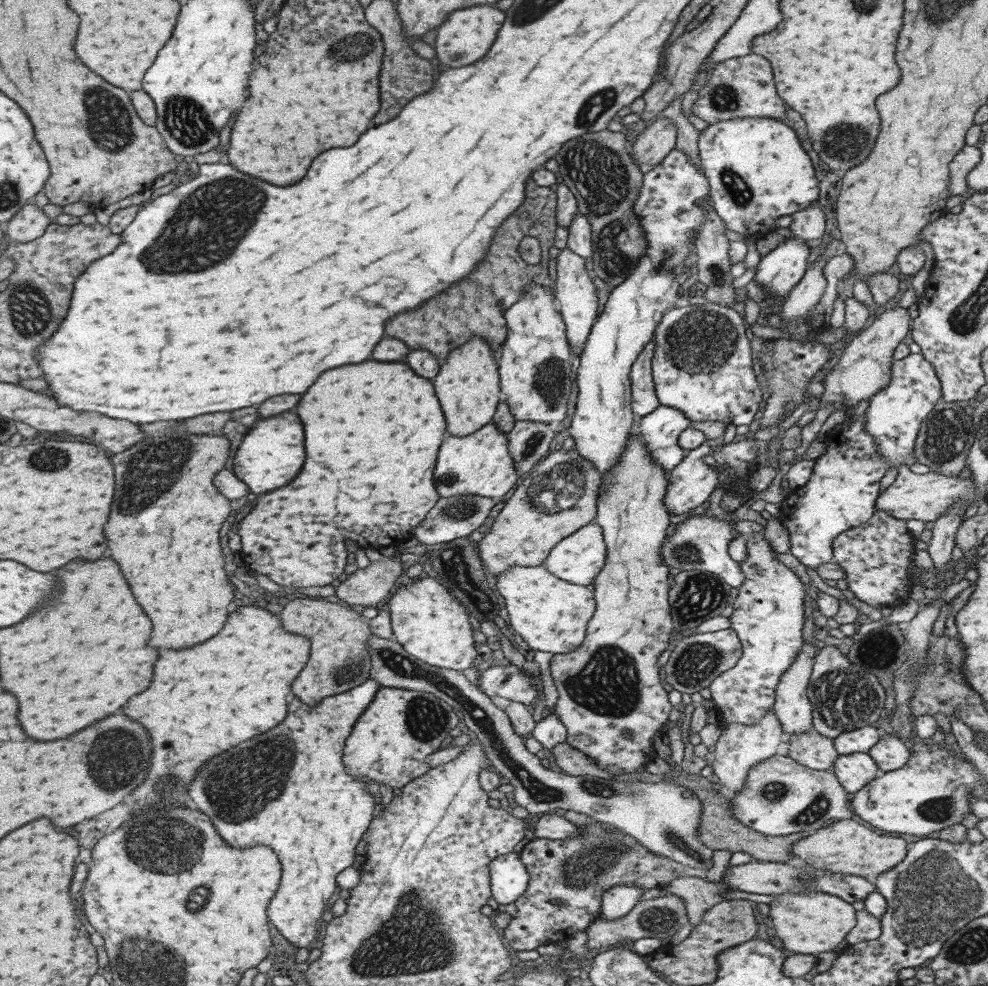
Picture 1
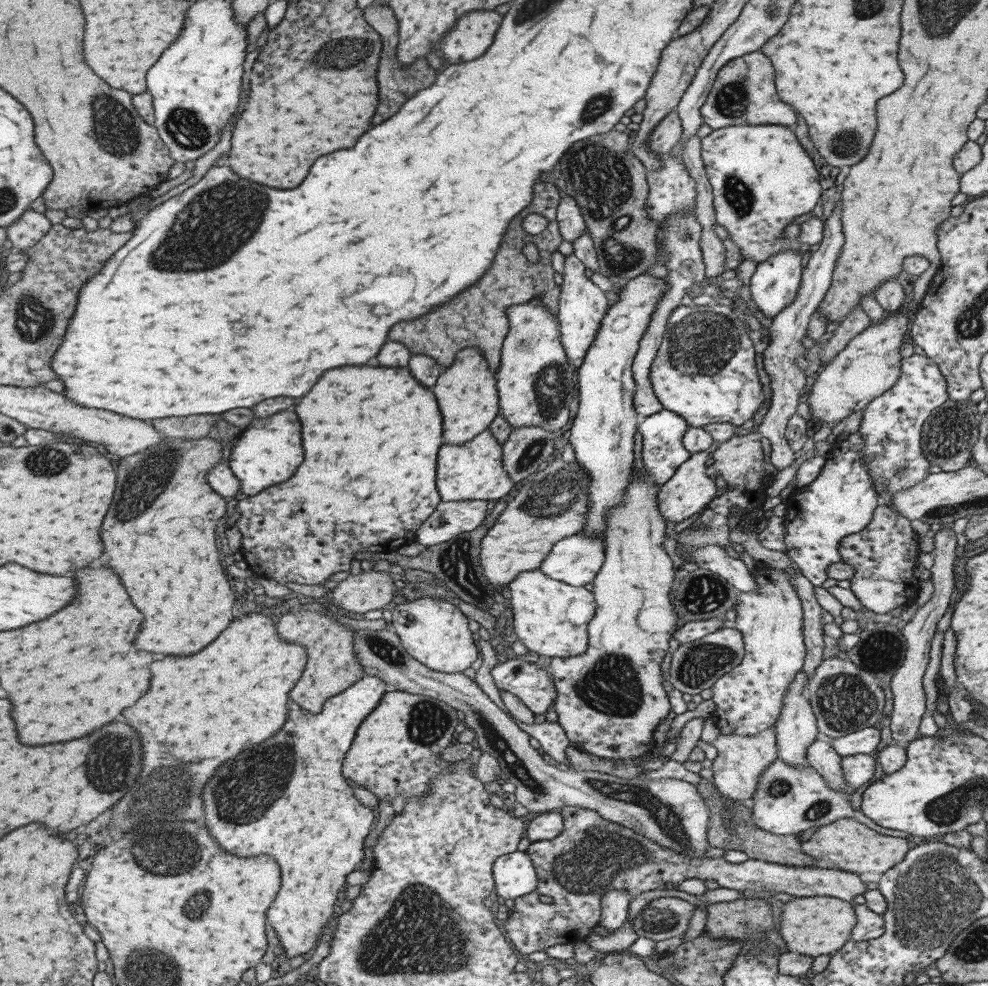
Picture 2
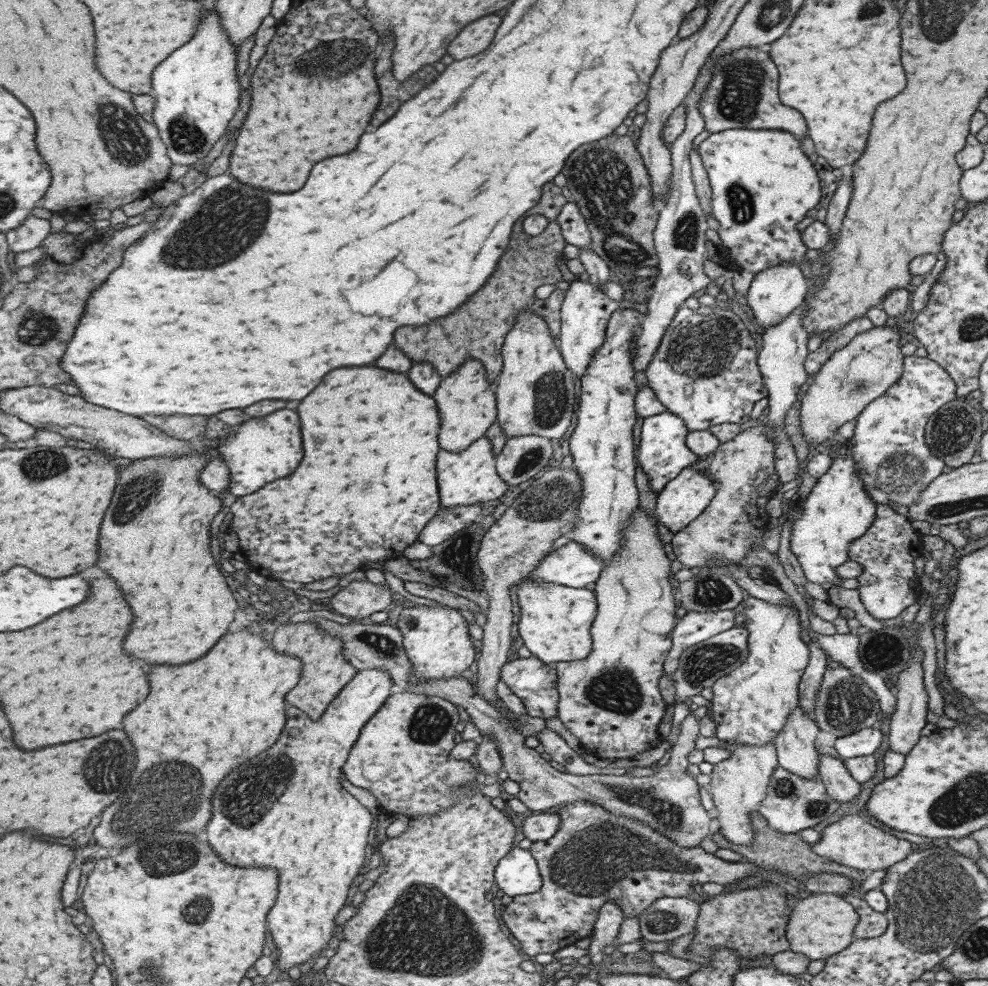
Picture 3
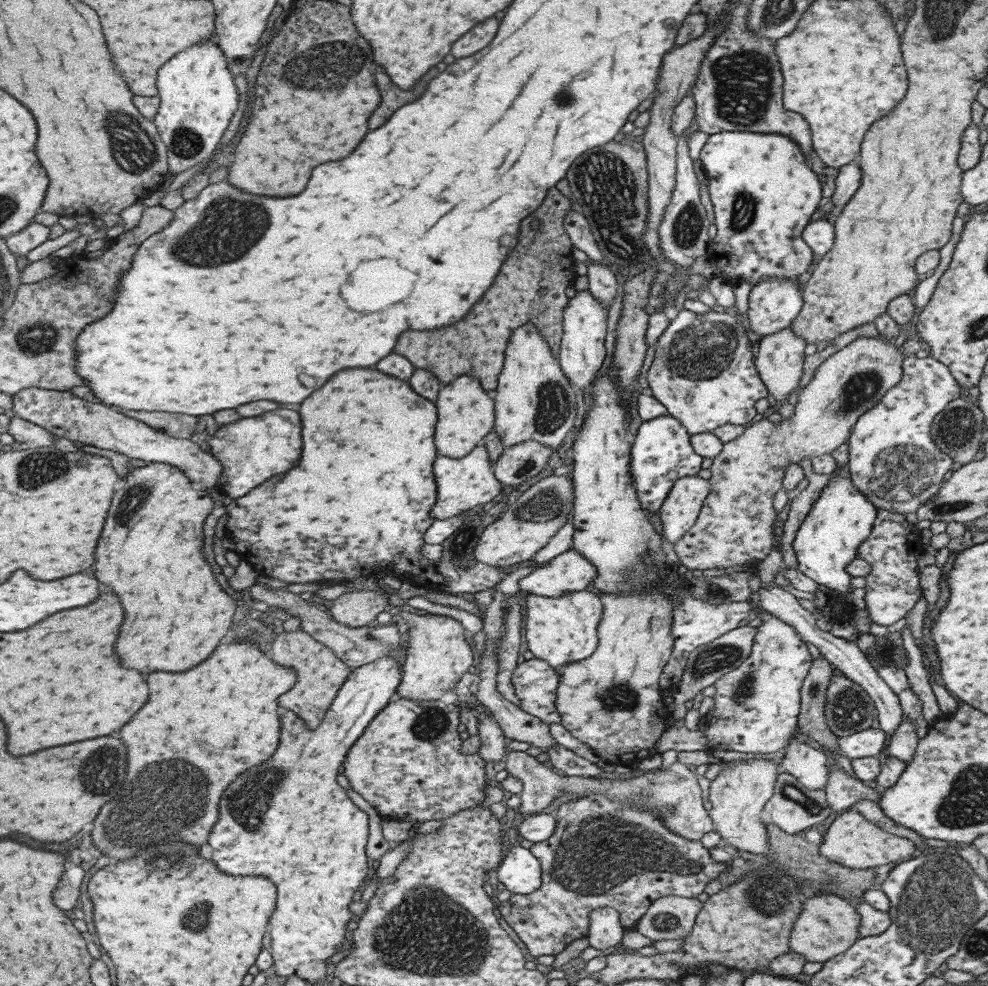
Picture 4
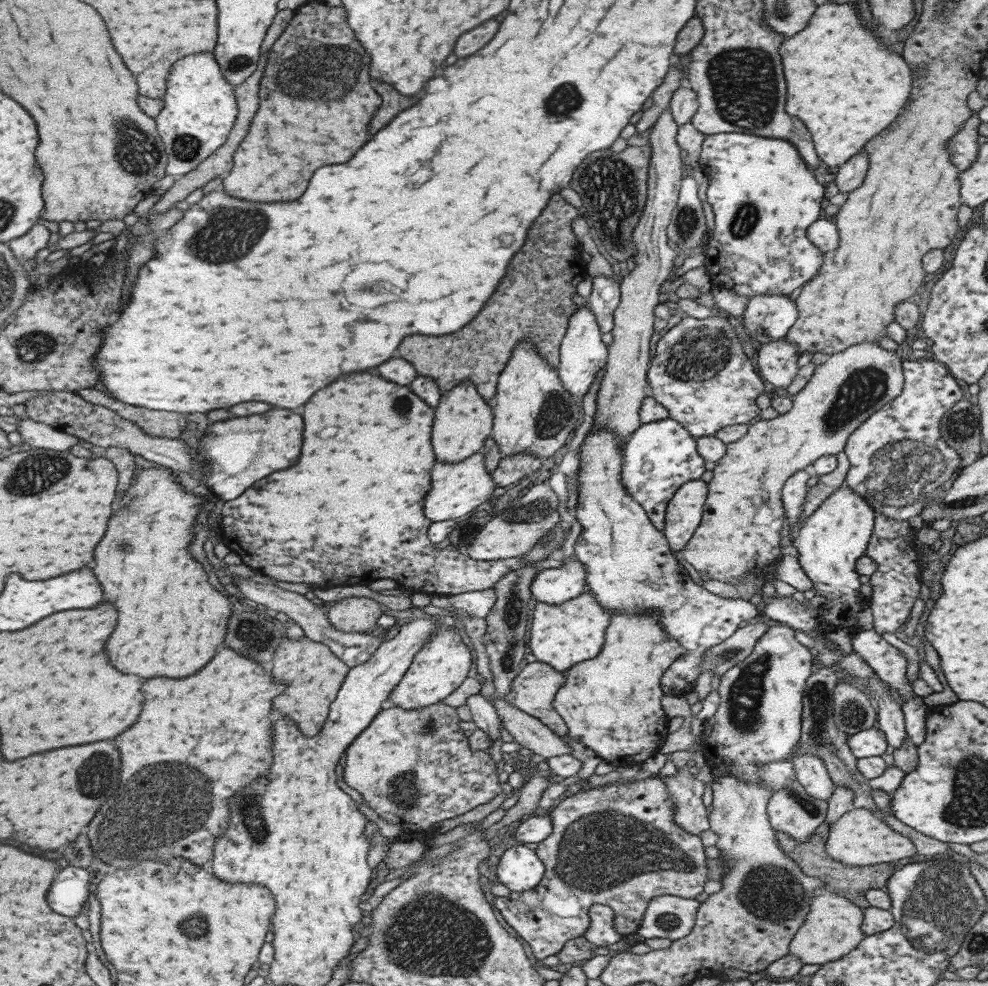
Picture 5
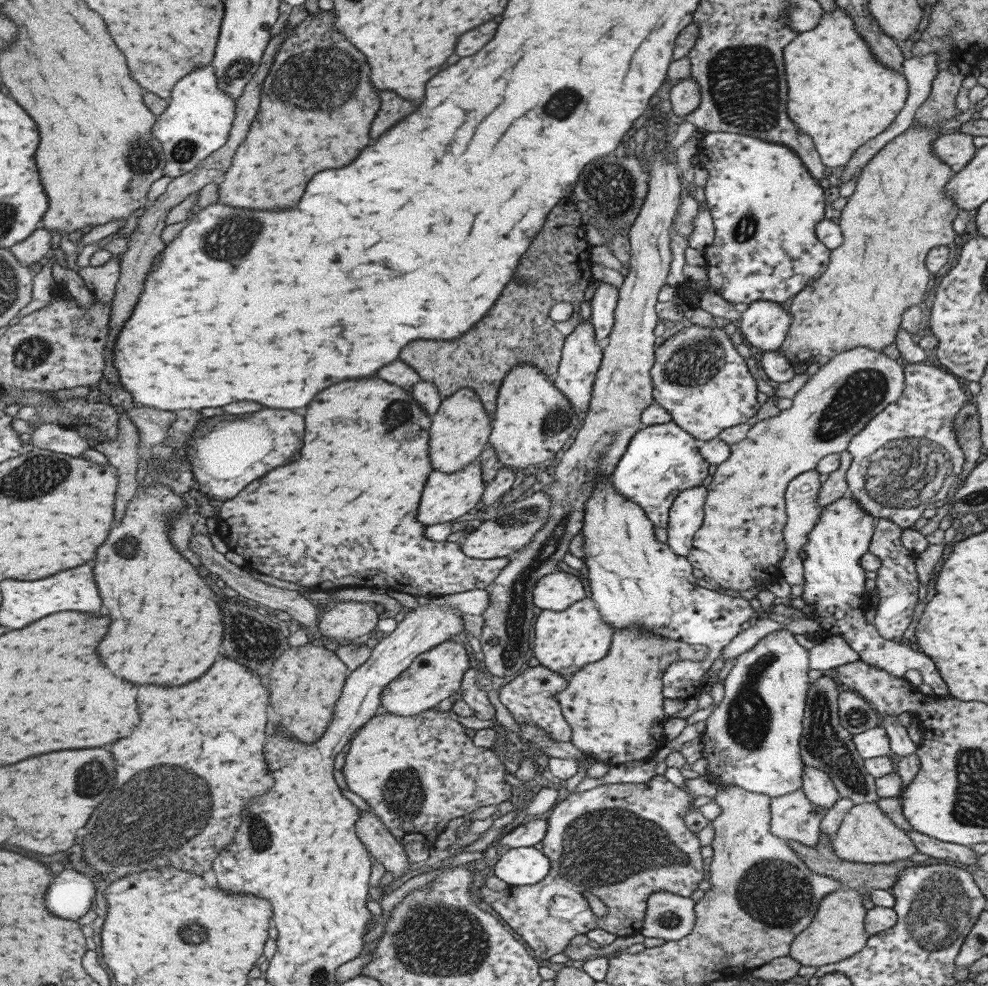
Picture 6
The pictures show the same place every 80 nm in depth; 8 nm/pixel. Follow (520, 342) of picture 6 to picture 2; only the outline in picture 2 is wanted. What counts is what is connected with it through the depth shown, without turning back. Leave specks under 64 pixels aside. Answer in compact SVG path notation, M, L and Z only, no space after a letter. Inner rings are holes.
M551 183L533 184L530 204L511 220L505 234L501 236L501 244L495 252L495 258L479 280L459 292L455 298L451 298L451 302L437 306L429 314L421 315L421 318L415 318L409 322L407 320L397 322L395 326L389 328L389 340L401 342L413 354L423 354L423 356L433 358L435 364L443 368L453 364L458 350L477 347L488 367L493 372L497 372L500 348L508 332L507 308L525 304L537 298L541 306L547 308L551 318L557 316L560 286L553 281L550 256L562 239L555 222L556 206L559 201L559 192L553 190ZM527 214L539 214L547 220L545 229L536 236L525 233L521 227L522 218L525 218ZM531 241L535 241L539 254L539 259L535 263L527 261L521 253L522 244Z

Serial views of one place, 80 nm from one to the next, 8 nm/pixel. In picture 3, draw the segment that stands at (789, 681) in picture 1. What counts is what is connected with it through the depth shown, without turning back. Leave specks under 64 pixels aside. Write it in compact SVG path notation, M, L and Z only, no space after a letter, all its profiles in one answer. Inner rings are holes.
M799 704L794 706L792 713L787 715L784 727L779 730L774 738L774 749L776 752L776 759L778 765L785 770L803 778L803 780L811 780L811 778L819 778L819 772L817 770L817 752L813 748L813 740L819 732L818 726L800 706Z

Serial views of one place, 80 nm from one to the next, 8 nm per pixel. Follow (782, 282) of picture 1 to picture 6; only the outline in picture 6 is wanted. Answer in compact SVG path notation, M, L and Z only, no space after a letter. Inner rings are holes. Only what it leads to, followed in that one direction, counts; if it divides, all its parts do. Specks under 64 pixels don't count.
M753 302L740 314L737 325L737 335L745 338L749 347L758 348L759 352L775 350L785 340L785 334L791 325L791 314L775 302Z

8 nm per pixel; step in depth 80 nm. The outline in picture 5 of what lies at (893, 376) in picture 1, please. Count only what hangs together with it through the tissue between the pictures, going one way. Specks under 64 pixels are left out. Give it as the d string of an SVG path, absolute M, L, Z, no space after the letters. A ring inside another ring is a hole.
M932 359L907 360L901 363L901 369L904 378L901 392L861 422L842 450L849 463L844 484L863 498L875 514L883 513L896 521L906 521L933 501L940 502L944 490L951 486L956 474L960 474L959 455L939 437L939 428L943 414L966 394L964 385Z

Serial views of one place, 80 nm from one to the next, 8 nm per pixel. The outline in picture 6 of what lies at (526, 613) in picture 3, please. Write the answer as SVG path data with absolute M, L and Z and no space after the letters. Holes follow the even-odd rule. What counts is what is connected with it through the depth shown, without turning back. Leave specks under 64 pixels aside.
M583 597L563 610L540 610L534 619L533 656L539 665L564 678L590 662L600 661L607 654L613 630L601 618L596 604L589 597Z

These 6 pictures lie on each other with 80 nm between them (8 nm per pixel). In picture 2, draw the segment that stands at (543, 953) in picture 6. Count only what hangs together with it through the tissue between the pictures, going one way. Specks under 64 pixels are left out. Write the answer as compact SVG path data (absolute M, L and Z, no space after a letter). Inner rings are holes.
M567 806L558 810L557 813L562 817L563 822L563 828L559 835L553 839L531 842L524 851L530 858L535 871L535 888L527 894L513 899L513 908L508 913L506 920L502 922L505 936L511 940L513 948L520 957L524 957L530 952L537 952L537 950L543 951L552 944L573 943L591 934L600 920L601 895L611 889L626 890L630 894L630 899L632 899L637 894L647 892L647 890L676 889L678 882L687 880L687 878L698 878L702 881L713 879L719 887L731 888L731 890L751 890L755 894L775 890L775 892L792 894L794 897L825 895L839 898L839 900L848 903L851 903L854 896L866 891L865 883L848 871L816 866L785 866L749 858L739 864L729 863L721 857L715 859L709 857L687 858L655 845L653 841L641 837L630 828L601 818L600 815L597 815L597 811Z

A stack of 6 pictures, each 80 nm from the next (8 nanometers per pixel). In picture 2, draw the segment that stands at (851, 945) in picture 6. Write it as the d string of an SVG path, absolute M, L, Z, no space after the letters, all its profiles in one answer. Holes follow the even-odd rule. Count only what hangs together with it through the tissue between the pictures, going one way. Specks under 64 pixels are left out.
M817 895L810 897L793 897L778 904L778 931L784 940L786 949L791 953L799 953L810 957L820 954L832 955L850 938L856 917L852 904L833 898L833 896Z

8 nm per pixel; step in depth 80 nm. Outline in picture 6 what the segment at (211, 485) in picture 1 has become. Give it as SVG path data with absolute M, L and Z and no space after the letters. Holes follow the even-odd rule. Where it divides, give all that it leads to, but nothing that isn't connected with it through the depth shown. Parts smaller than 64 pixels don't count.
M156 483L143 487L129 502L125 518L119 524L115 522L107 542L99 548L95 576L99 578L99 590L103 590L103 604L113 618L111 634L107 634L103 646L99 646L99 654L103 654L103 662L107 662L115 674L135 684L189 684L203 676L217 662L221 652L225 636L221 601L199 570L171 545L169 538L169 522L175 512L187 508L187 503L171 486Z

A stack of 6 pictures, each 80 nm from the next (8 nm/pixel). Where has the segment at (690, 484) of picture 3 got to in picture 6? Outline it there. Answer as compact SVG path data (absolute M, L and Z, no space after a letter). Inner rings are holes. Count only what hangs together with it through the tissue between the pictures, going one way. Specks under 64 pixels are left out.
M702 485L692 486L685 490L679 491L671 502L668 510L668 521L666 524L666 543L667 546L679 556L685 557L691 550L691 541L695 531L699 528L704 517L704 500L706 497L706 488Z

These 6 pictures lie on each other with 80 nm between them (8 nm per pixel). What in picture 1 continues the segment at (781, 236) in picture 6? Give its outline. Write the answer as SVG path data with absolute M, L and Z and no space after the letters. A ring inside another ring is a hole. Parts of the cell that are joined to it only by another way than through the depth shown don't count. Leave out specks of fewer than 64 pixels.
M745 117L745 118L732 118L726 121L714 122L708 124L703 130L698 132L697 137L697 154L700 166L704 175L707 177L708 185L710 188L709 197L710 205L714 208L716 215L724 222L727 229L733 232L739 232L744 237L745 244L748 243L747 236L751 236L751 240L755 240L755 243L767 232L771 232L775 229L775 220L783 215L790 215L791 213L803 210L806 206L809 206L813 201L817 201L818 184L814 170L814 166L811 165L811 161L805 151L801 150L797 138L795 138L795 132L791 130L781 120L763 117Z

